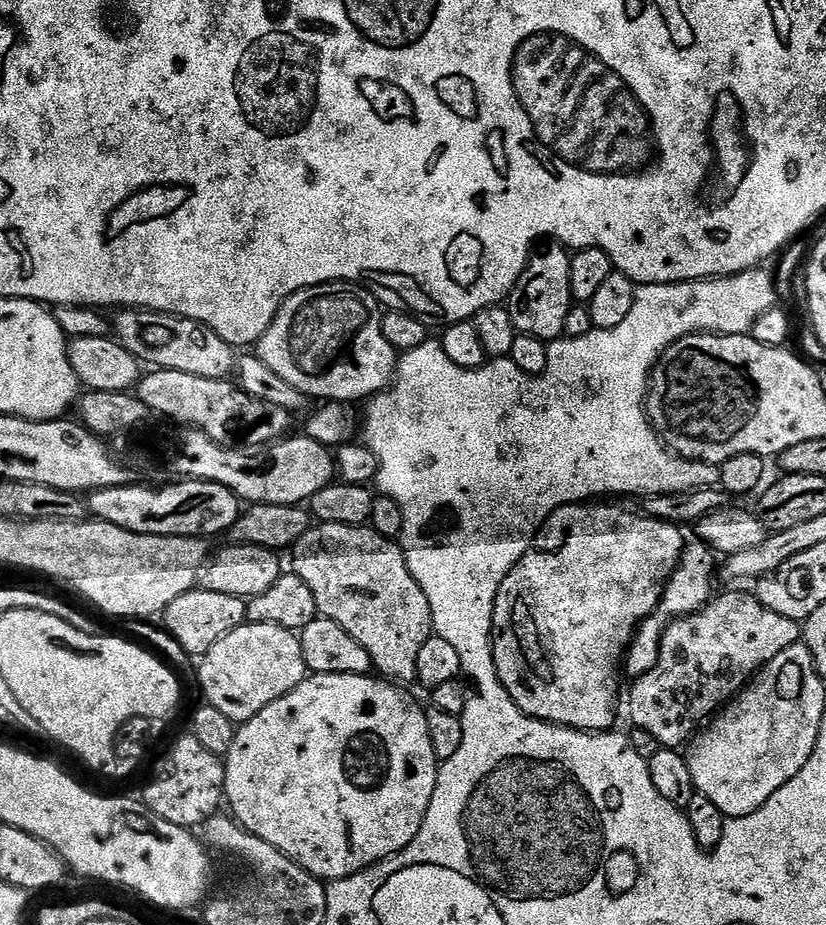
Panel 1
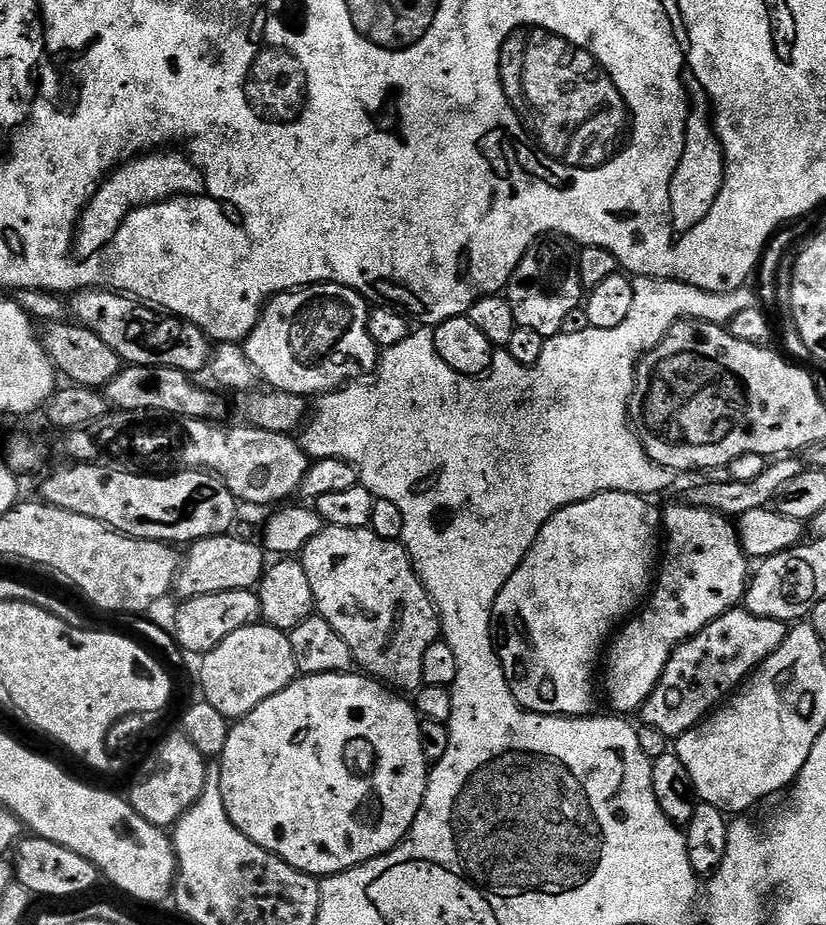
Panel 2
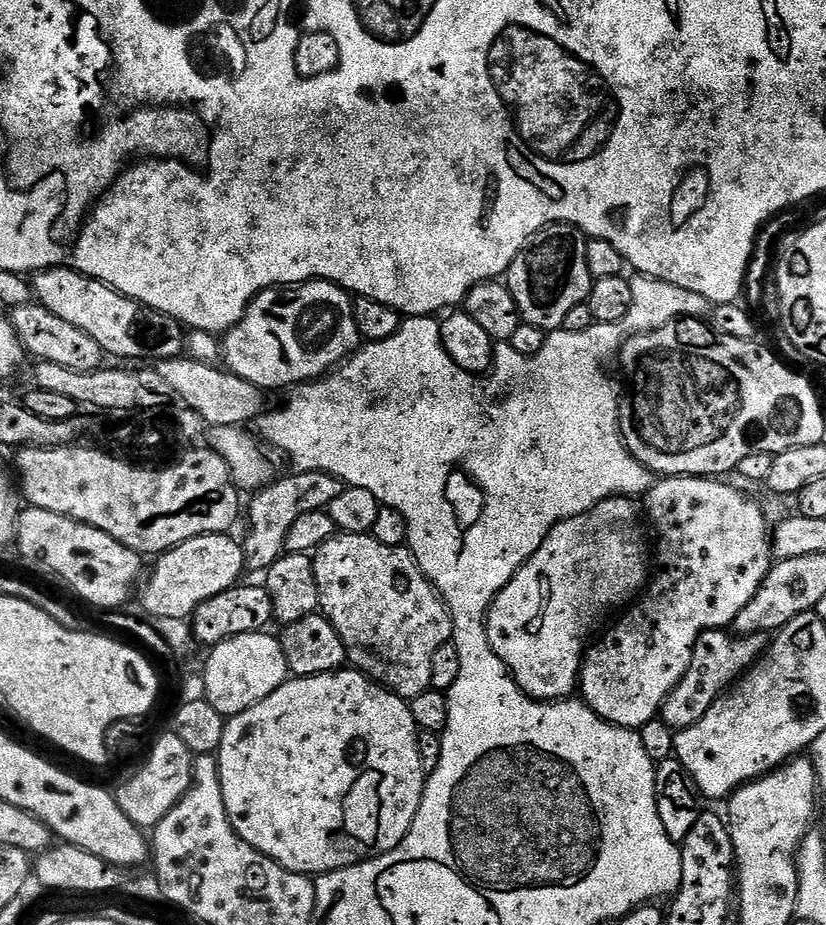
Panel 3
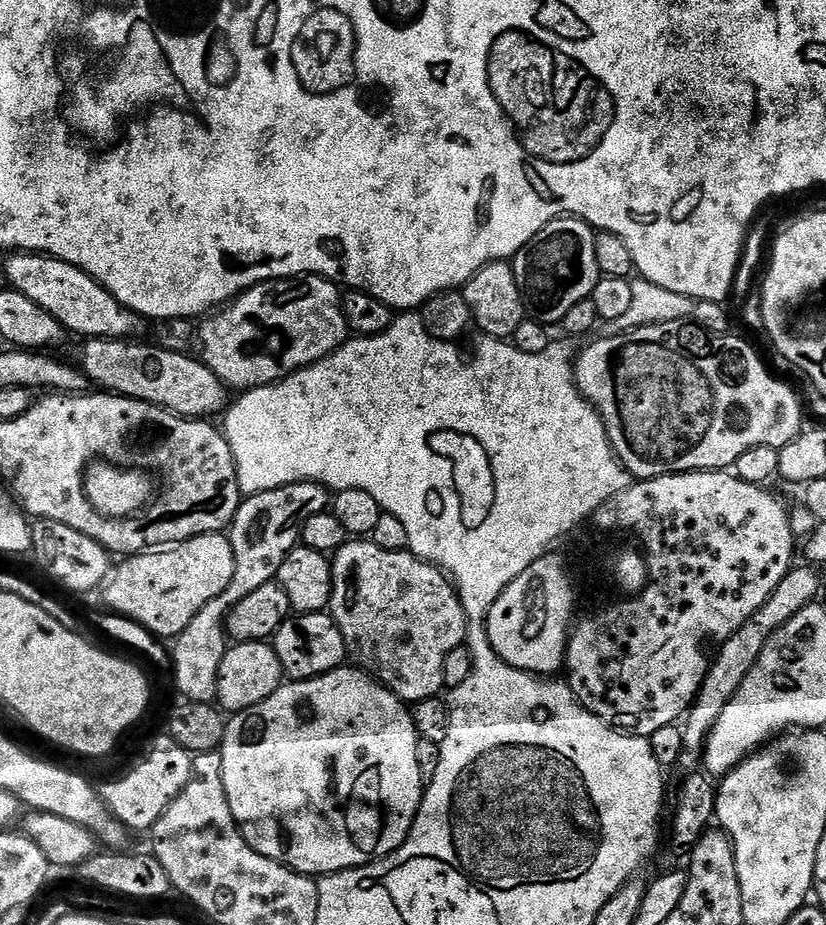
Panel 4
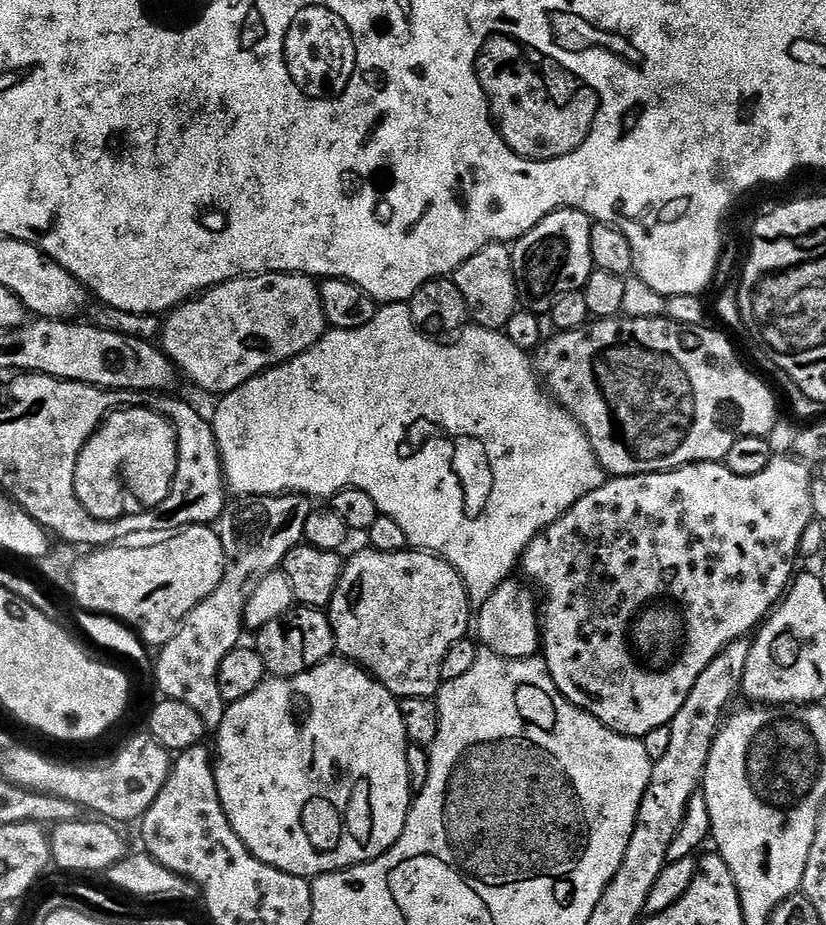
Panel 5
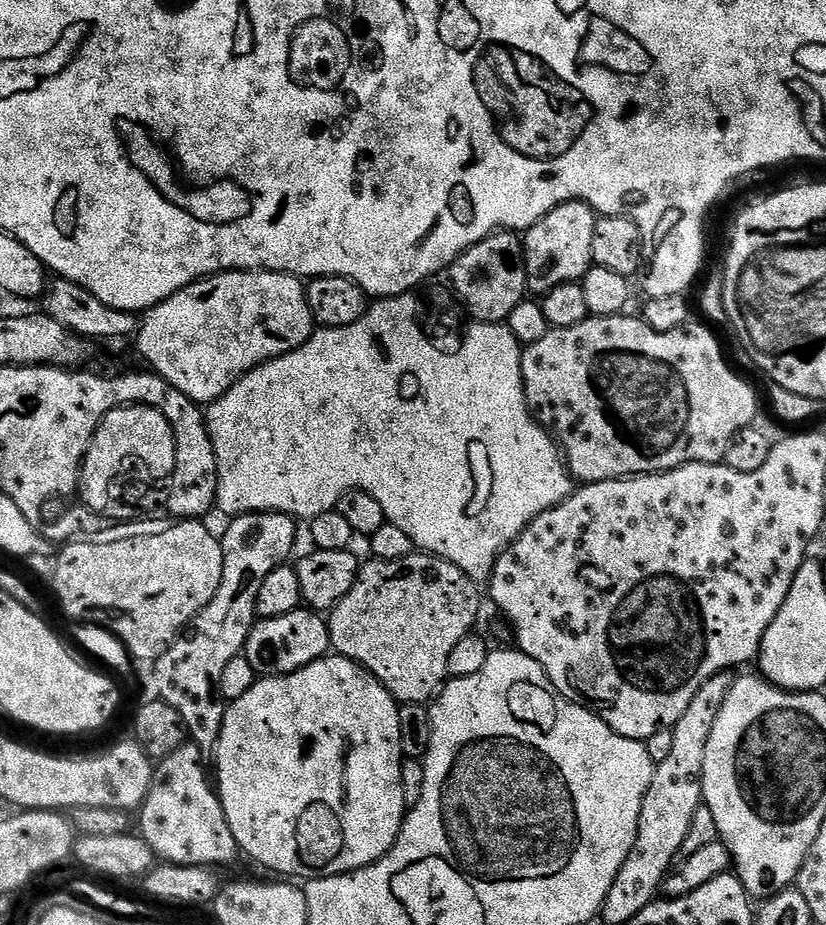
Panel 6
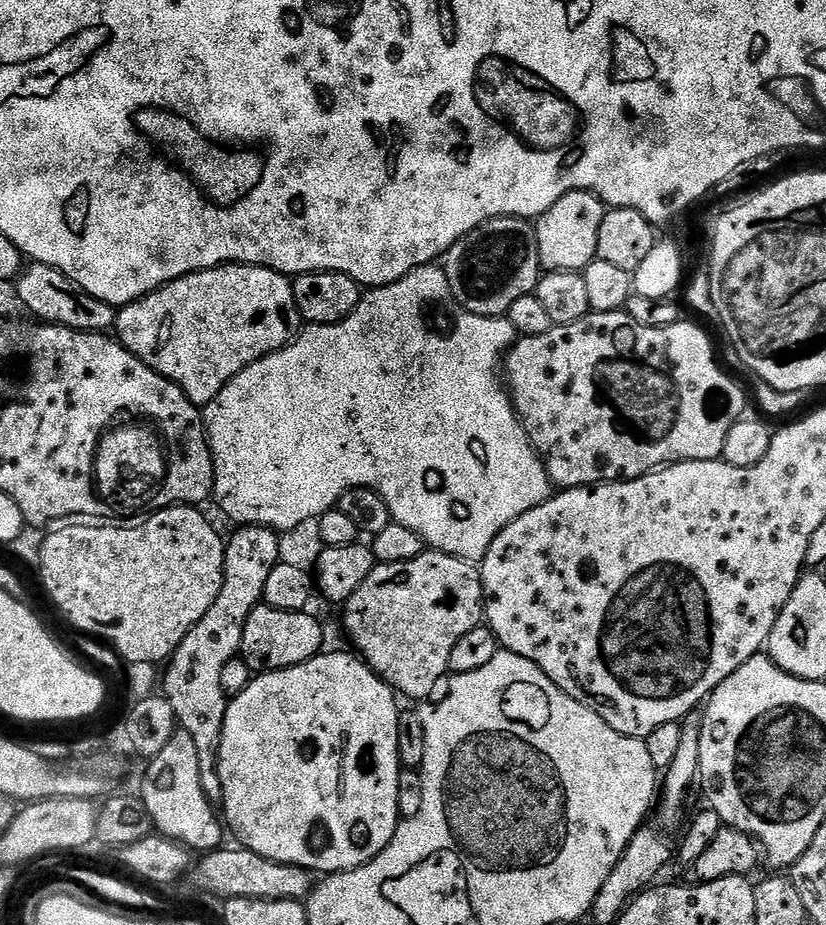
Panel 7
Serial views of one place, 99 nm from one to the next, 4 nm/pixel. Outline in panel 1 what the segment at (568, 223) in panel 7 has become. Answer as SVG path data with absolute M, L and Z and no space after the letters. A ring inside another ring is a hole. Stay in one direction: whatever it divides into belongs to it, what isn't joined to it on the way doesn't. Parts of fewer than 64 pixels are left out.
M548 242L540 247L529 255L528 265L525 266L524 273L520 275L516 285L512 287L506 307L517 333L551 342L564 336L566 314L570 314L574 306L570 290L572 257L569 249L559 242Z

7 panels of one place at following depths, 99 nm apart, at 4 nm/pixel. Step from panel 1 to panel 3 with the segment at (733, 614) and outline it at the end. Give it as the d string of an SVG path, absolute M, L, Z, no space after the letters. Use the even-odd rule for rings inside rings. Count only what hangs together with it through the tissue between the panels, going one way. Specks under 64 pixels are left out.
M711 628L710 631L702 633L696 639L696 645L692 647L692 657L686 674L682 674L682 680L666 698L662 709L664 721L673 730L697 724L706 714L706 710L710 710L713 702L729 691L764 655L769 643L769 637L763 632L741 636L723 628Z

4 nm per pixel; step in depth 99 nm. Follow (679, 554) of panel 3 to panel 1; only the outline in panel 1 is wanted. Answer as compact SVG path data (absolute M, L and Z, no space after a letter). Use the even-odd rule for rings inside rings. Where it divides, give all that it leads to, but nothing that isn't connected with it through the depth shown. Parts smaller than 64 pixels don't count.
M692 538L684 545L684 553L680 556L680 561L676 563L676 569L672 571L672 577L668 580L668 585L664 587L664 593L660 599L660 604L654 611L641 622L636 629L631 644L628 645L626 653L626 672L629 677L635 678L654 670L654 662L658 662L660 653L660 643L662 633L668 629L669 624L675 620L680 620L683 616L694 614L698 609L704 607L709 600L713 599L712 592L712 571L717 571L718 560L711 548L698 538Z

